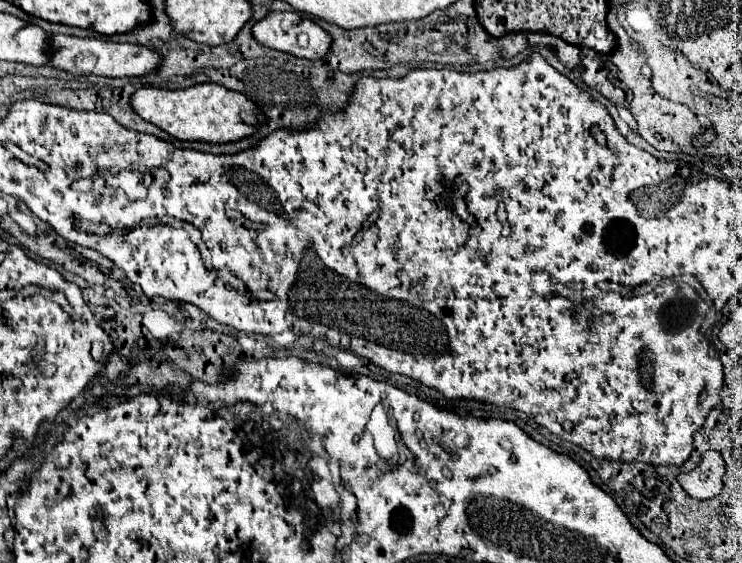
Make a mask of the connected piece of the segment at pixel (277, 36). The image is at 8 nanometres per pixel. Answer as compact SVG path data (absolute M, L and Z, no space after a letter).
M269 12L263 20L253 24L251 32L259 44L273 48L273 50L279 50L279 52L299 56L299 58L307 58L307 60L323 58L331 46L327 32L321 26L317 26L315 22L301 18L297 12Z

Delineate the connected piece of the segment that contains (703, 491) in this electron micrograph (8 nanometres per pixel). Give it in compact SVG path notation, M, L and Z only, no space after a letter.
M707 452L703 454L699 466L693 472L681 474L679 482L687 494L699 500L715 498L723 490L723 476L725 476L725 462L721 452Z

